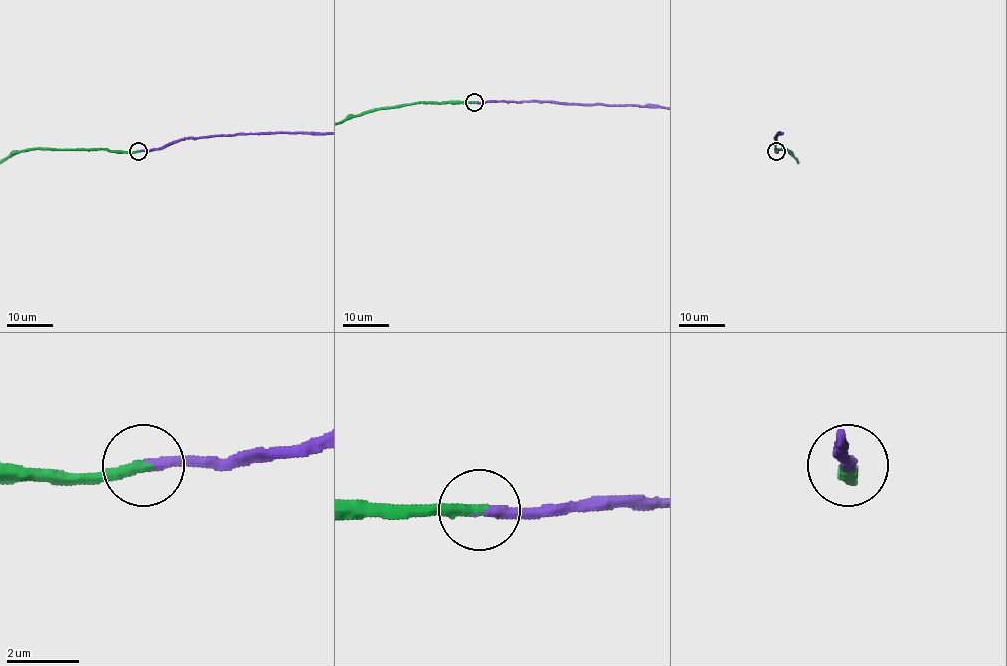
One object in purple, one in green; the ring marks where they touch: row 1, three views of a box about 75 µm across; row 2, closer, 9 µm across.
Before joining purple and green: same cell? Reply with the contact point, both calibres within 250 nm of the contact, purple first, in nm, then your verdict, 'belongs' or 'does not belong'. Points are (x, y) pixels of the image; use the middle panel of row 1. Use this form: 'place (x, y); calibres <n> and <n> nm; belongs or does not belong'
place (474, 102); calibres 280 and 320 nm; belongs

